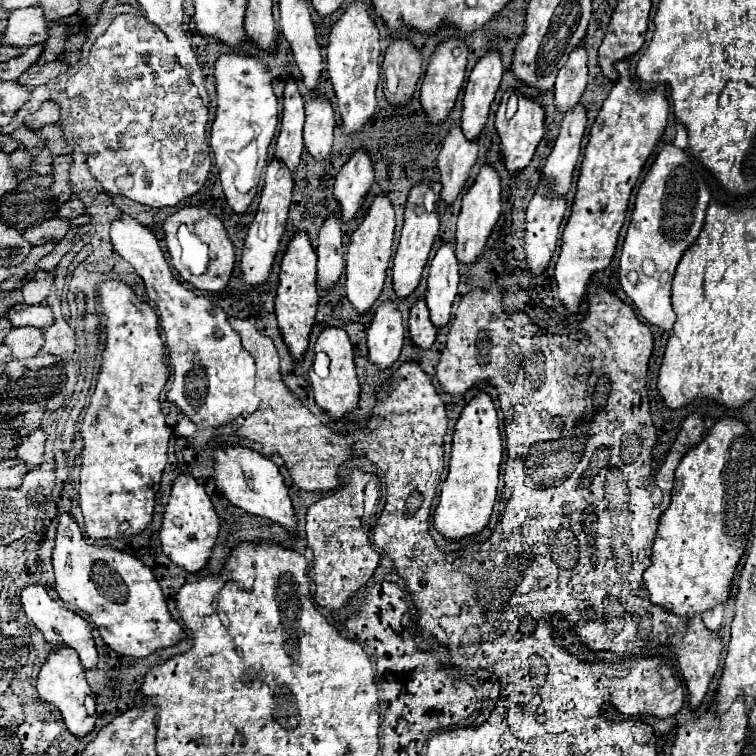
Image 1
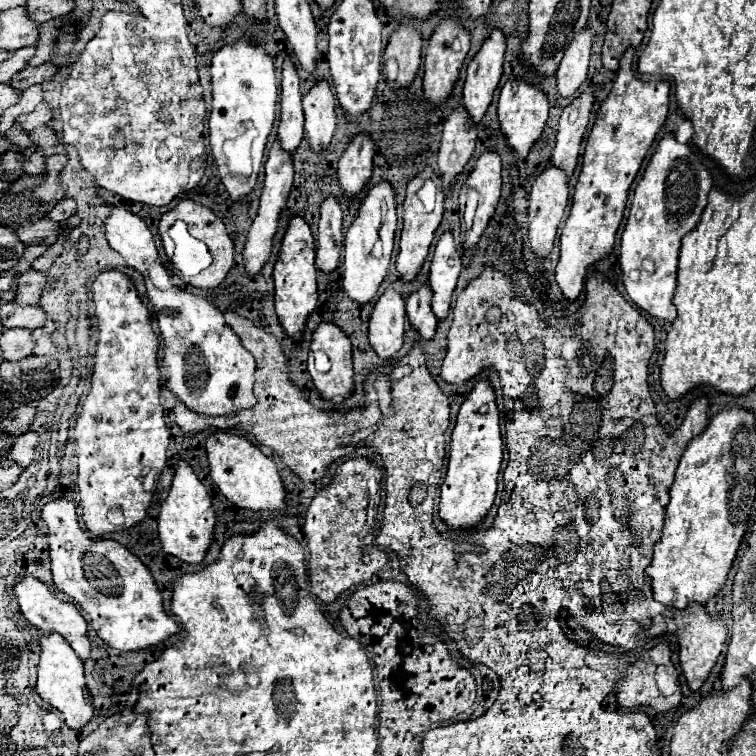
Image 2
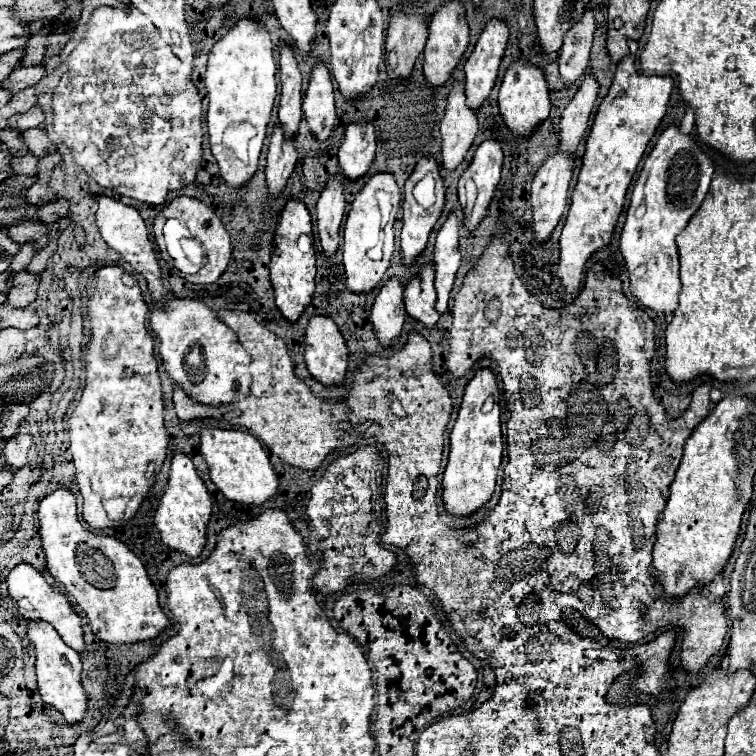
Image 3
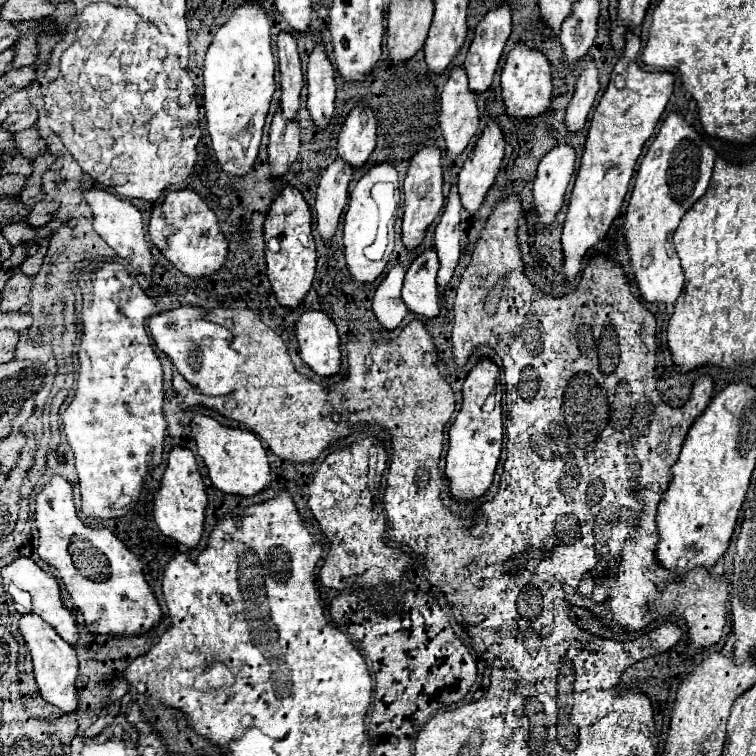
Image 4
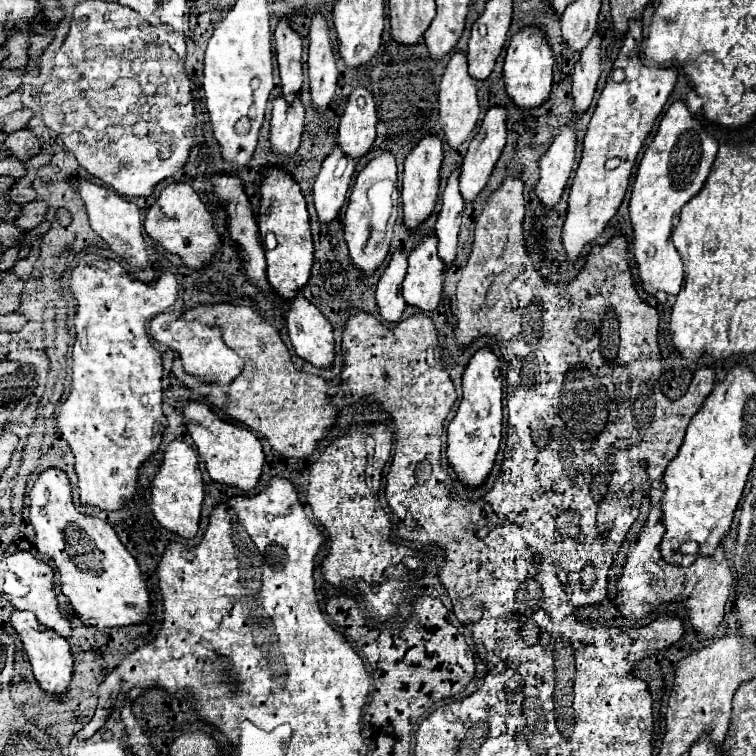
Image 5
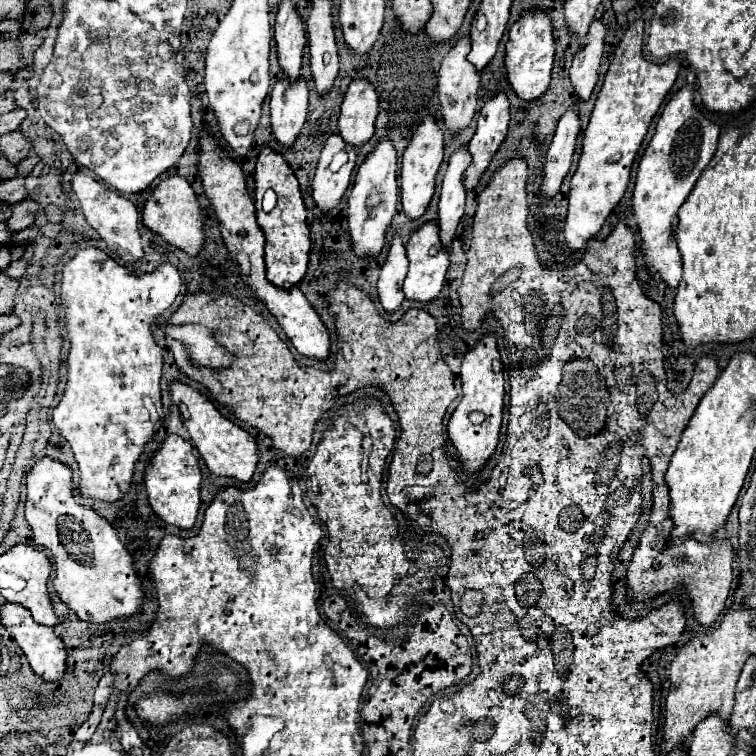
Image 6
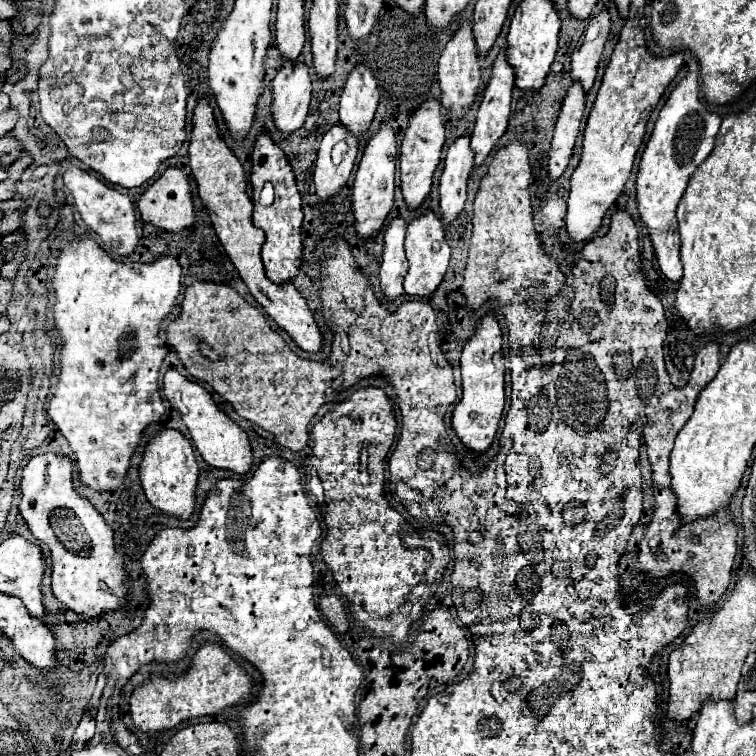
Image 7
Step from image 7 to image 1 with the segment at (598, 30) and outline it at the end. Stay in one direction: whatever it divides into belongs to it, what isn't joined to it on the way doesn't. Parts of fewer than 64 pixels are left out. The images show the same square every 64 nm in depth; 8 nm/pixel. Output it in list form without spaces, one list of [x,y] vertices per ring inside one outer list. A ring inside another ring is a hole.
[[[580,104],[576,112],[568,112],[568,116],[562,118],[558,140],[542,168],[542,178],[550,182],[552,196],[566,196],[570,190],[572,172],[580,156],[584,128],[586,128],[586,110]]]

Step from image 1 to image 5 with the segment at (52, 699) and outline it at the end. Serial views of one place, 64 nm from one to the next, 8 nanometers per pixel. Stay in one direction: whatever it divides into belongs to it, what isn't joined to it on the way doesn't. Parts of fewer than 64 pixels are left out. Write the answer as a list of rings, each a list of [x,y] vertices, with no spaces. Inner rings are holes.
[[[14,610],[12,626],[14,626],[14,630],[18,632],[18,636],[20,636],[22,644],[24,644],[24,650],[26,650],[26,654],[30,658],[30,664],[32,664],[32,670],[34,670],[34,678],[40,684],[40,688],[46,694],[52,694],[52,696],[66,694],[70,678],[72,678],[72,672],[74,672],[74,658],[72,658],[68,640],[58,636],[54,630],[44,628],[36,620],[36,614],[32,614],[32,612]]]

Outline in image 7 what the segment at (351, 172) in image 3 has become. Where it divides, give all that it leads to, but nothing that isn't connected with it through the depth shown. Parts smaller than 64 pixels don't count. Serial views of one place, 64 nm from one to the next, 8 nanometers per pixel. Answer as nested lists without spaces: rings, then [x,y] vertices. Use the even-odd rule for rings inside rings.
[[[358,66],[348,76],[340,98],[340,124],[348,128],[350,134],[362,136],[374,120],[378,98],[374,74],[366,66]]]

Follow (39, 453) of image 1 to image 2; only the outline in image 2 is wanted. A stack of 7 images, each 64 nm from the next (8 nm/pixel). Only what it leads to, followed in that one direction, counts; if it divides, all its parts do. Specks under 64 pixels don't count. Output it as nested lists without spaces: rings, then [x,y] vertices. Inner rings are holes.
[[[26,432],[26,434],[22,434],[16,442],[14,442],[14,446],[12,446],[12,450],[10,450],[10,458],[14,460],[14,462],[18,462],[22,468],[28,468],[34,460],[34,450],[36,450],[36,446],[38,446],[38,434],[36,432]]]

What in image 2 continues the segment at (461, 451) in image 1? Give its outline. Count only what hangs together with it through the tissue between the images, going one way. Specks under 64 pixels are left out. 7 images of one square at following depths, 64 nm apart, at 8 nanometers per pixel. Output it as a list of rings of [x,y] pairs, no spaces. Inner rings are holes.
[[[480,380],[460,406],[458,420],[452,432],[448,472],[442,484],[442,496],[438,504],[438,516],[450,530],[468,530],[486,518],[496,498],[500,464],[502,464],[500,414],[492,386],[486,380]],[[482,406],[488,406],[488,410],[480,412]]]

